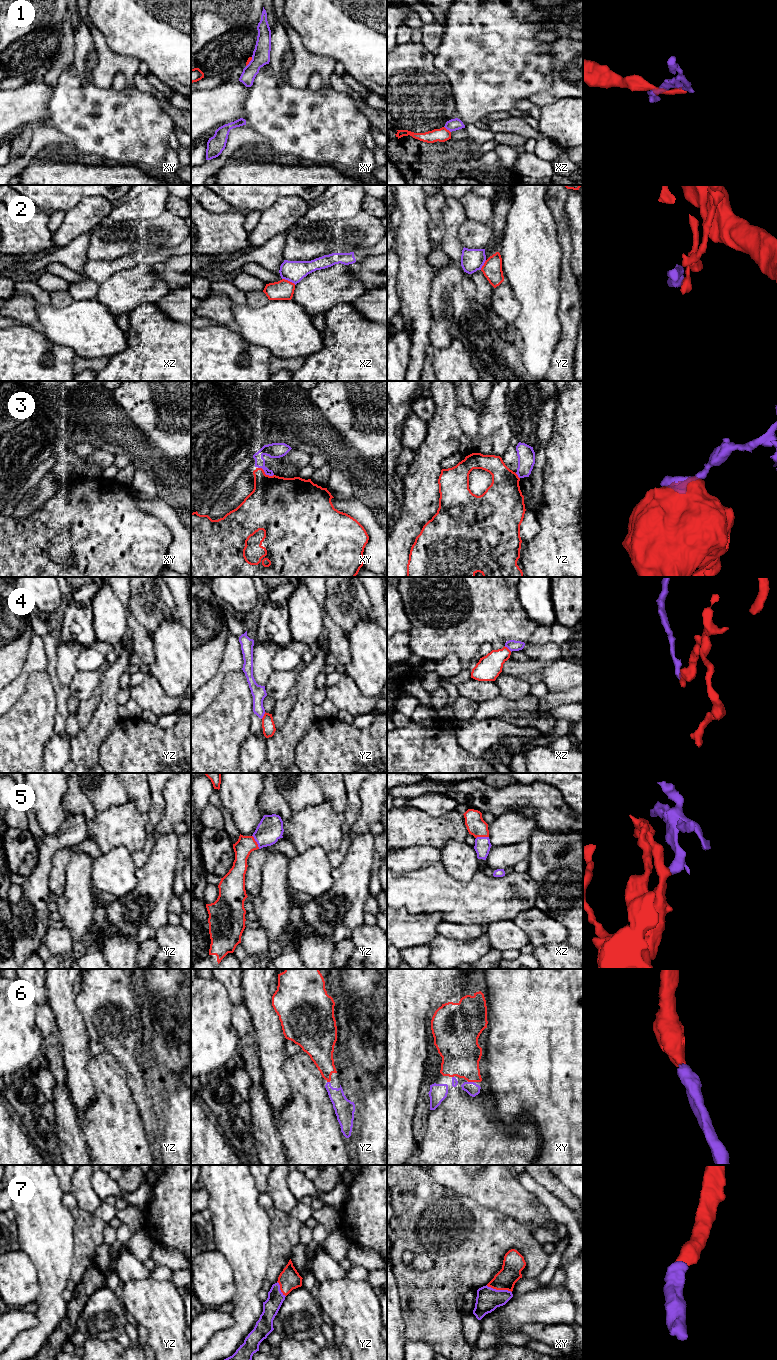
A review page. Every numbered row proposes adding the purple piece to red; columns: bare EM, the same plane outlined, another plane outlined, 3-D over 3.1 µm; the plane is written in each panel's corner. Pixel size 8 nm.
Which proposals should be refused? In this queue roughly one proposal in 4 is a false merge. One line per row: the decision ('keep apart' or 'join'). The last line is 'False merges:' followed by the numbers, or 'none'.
1: keep apart
2: keep apart
3: keep apart
4: keep apart
5: join
6: join
7: join
False merges: 1, 2, 3, 4

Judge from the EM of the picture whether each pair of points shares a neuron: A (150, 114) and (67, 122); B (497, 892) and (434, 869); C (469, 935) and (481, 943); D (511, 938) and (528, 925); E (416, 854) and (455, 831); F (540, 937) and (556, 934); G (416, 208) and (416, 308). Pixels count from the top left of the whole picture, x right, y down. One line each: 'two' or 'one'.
A: one
B: one
C: two
D: two
E: two
F: one
G: one

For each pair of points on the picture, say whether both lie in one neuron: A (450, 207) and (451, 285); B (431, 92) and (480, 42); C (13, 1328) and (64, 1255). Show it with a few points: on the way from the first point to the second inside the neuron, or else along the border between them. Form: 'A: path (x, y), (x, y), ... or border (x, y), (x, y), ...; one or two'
A: path (451, 226), (454, 266); one
B: border (433, 57), (433, 63), (449, 81), (454, 99); two
C: border (35, 1314), (37, 1322), (20, 1333); two

